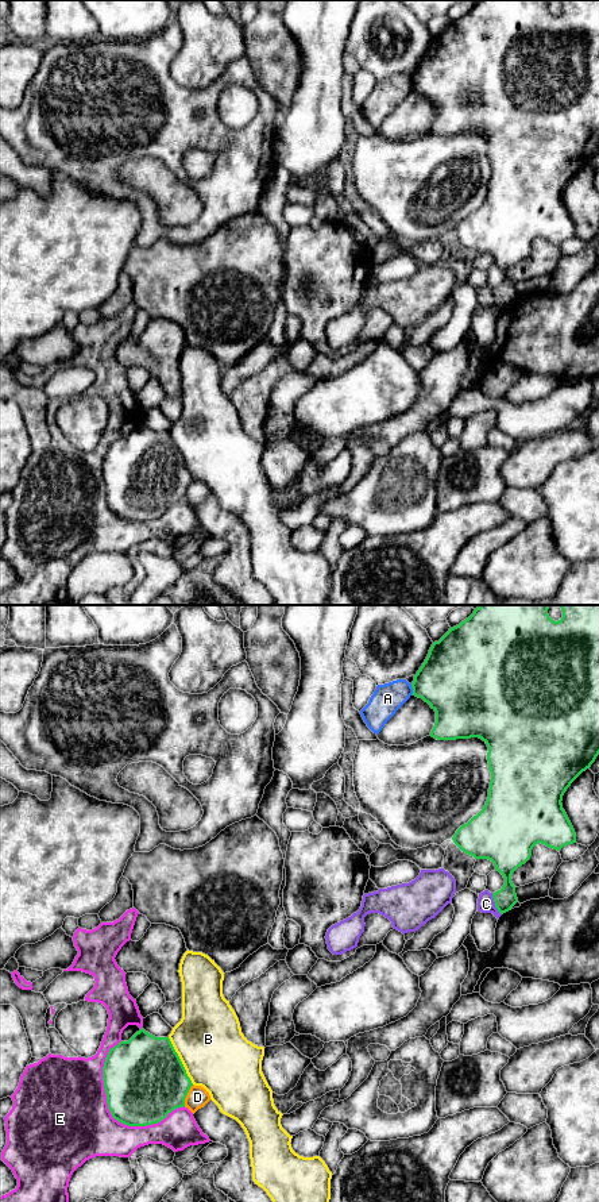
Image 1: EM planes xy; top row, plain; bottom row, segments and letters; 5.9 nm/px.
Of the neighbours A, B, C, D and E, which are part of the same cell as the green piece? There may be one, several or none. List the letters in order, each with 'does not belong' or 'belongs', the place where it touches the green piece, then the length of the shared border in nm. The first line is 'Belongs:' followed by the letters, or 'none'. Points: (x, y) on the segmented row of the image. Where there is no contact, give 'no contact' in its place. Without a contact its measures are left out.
Belongs: none
A: does not belong; contact xy (413, 689); length 70 nm
B: does not belong; contact xy (180, 1060); length 320 nm
C: does not belong; contact xy (495, 904); length 150 nm
D: does not belong; contact xy (186, 1094); length 140 nm
E: does not belong; contact xy (111, 1113); length 550 nm

